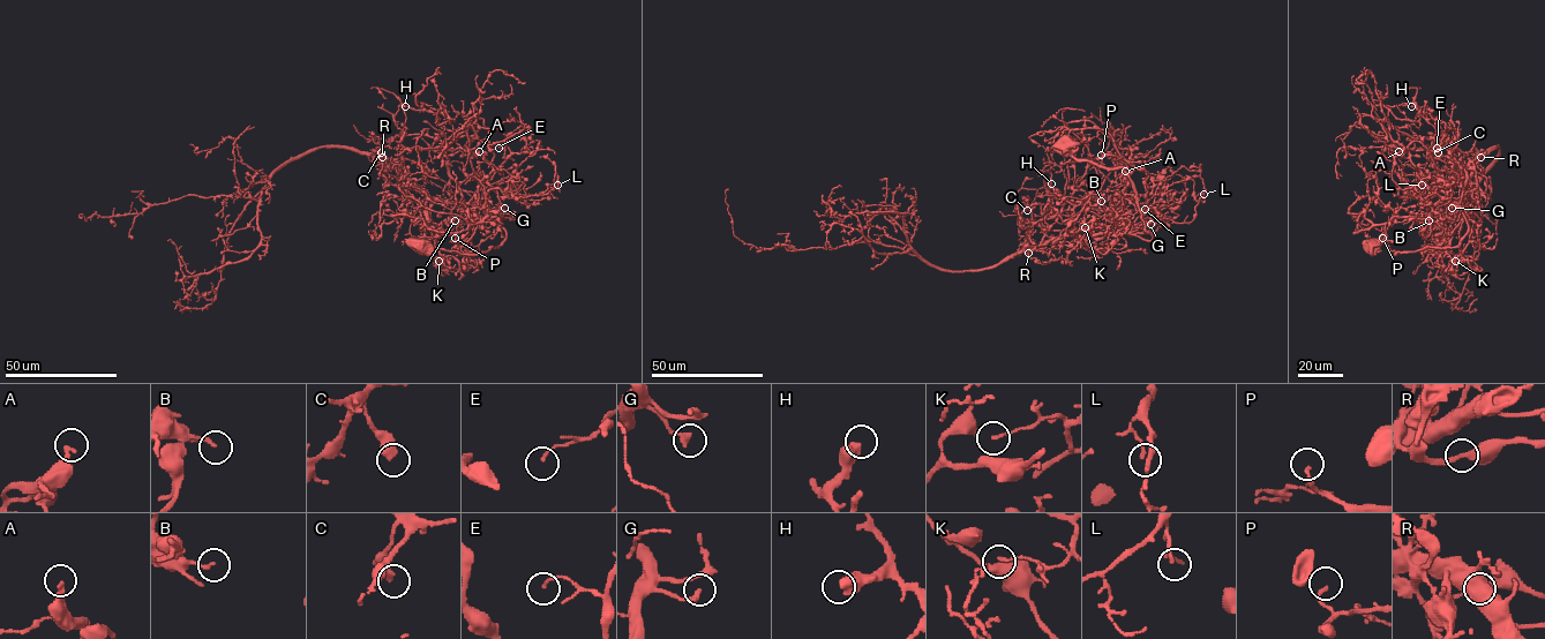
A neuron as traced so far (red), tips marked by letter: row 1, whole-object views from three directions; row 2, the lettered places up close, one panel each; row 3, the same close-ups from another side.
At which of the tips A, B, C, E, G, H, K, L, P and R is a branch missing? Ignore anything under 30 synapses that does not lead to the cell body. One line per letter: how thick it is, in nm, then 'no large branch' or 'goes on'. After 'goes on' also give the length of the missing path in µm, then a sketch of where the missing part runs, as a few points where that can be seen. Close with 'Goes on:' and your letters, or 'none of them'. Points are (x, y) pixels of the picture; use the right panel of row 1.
A: 280 nm thick; no large branch
B: 150 nm thick; no large branch
C: 480 nm thick; no large branch
E: 110 nm thick; no large branch
G: 280 nm thick; no large branch
H: 550 nm thick; no large branch
K: 90 nm thick; no large branch
L: 150 nm thick; no large branch
P: 160 nm thick; no large branch
R: 280 nm thick; no large branch
Goes on: none of them

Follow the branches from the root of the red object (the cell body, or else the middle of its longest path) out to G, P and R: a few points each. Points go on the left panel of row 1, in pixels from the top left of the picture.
G: (417, 245), (421, 241), (475, 254), (497, 248), (505, 230), (486, 210), (500, 204), (504, 208)
P: (417, 245), (477, 254), (497, 248), (505, 231), (467, 202), (466, 213), (487, 216), (466, 242), (455, 238)
R: (417, 245), (477, 254), (497, 248), (505, 231), (467, 204), (451, 179), (447, 183), (405, 158), (382, 157)

